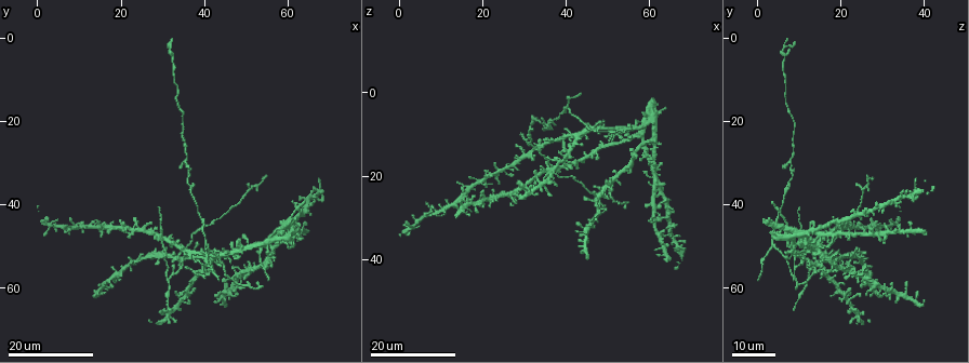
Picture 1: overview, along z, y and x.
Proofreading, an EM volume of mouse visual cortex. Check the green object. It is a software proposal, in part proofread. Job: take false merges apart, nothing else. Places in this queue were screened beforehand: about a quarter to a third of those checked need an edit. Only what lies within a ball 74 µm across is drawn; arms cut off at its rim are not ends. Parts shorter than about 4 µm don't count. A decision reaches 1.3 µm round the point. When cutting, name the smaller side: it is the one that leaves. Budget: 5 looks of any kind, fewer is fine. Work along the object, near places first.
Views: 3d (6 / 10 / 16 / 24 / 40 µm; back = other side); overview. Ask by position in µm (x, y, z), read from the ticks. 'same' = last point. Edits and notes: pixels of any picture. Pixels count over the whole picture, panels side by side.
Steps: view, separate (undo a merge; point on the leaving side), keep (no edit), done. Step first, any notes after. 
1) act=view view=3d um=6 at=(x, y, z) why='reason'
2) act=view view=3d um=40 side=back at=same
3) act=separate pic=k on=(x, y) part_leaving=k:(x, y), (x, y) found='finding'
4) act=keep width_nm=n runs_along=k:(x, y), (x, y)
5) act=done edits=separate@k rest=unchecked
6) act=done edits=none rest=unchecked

act=view view=3d um=16 at=(30.5, 57.5, 12.0) why='arms part here'

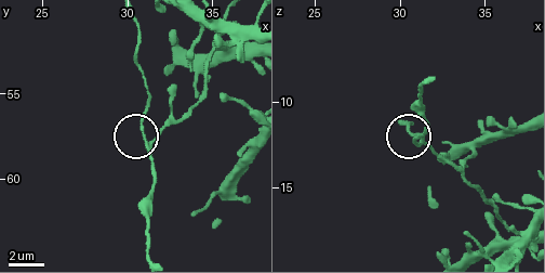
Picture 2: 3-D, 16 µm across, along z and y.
act=view view=3d um=10 at=(31.1, 57.9, 12.2) why='zoom in'

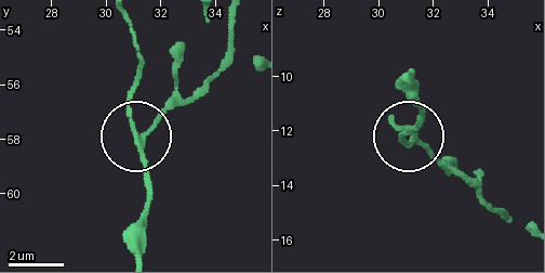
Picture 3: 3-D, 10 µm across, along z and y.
act=view view=3d um=10 side=back at=(31.2, 57.9, 12.2)

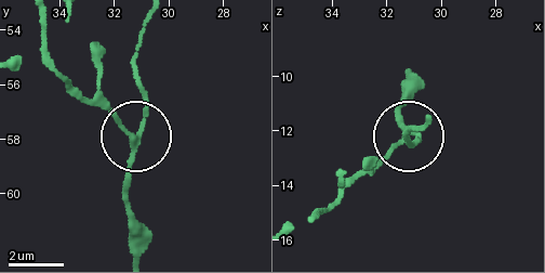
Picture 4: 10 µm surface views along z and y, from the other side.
act=separate pic=4 on=(116, 119) width_nm=140 part_leaving=4:(133, 143), (58, 68), (44, 40), (44, 20) found='a second neuron is stuck on'

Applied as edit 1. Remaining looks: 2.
act=view view=3d um=16 at=(40.5, 50.0, 3.5) why='a fork'

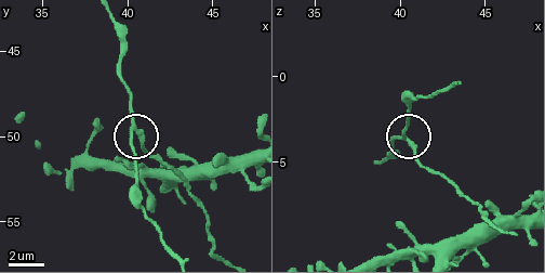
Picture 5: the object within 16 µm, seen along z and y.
act=view view=3d um=10 at=(40.1, 49.7, 3.5)

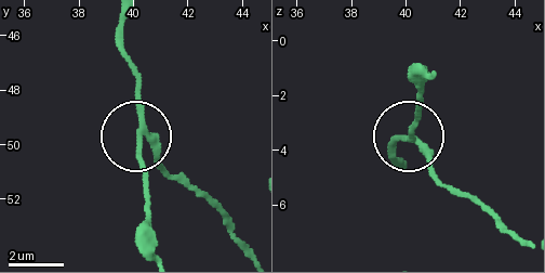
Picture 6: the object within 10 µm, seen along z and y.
act=separate pic=6 on=(144, 168) arms=3 found='two neurons meet here'

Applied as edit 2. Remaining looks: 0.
act=done edits=separate@4,separate@6 rest=unchecked

